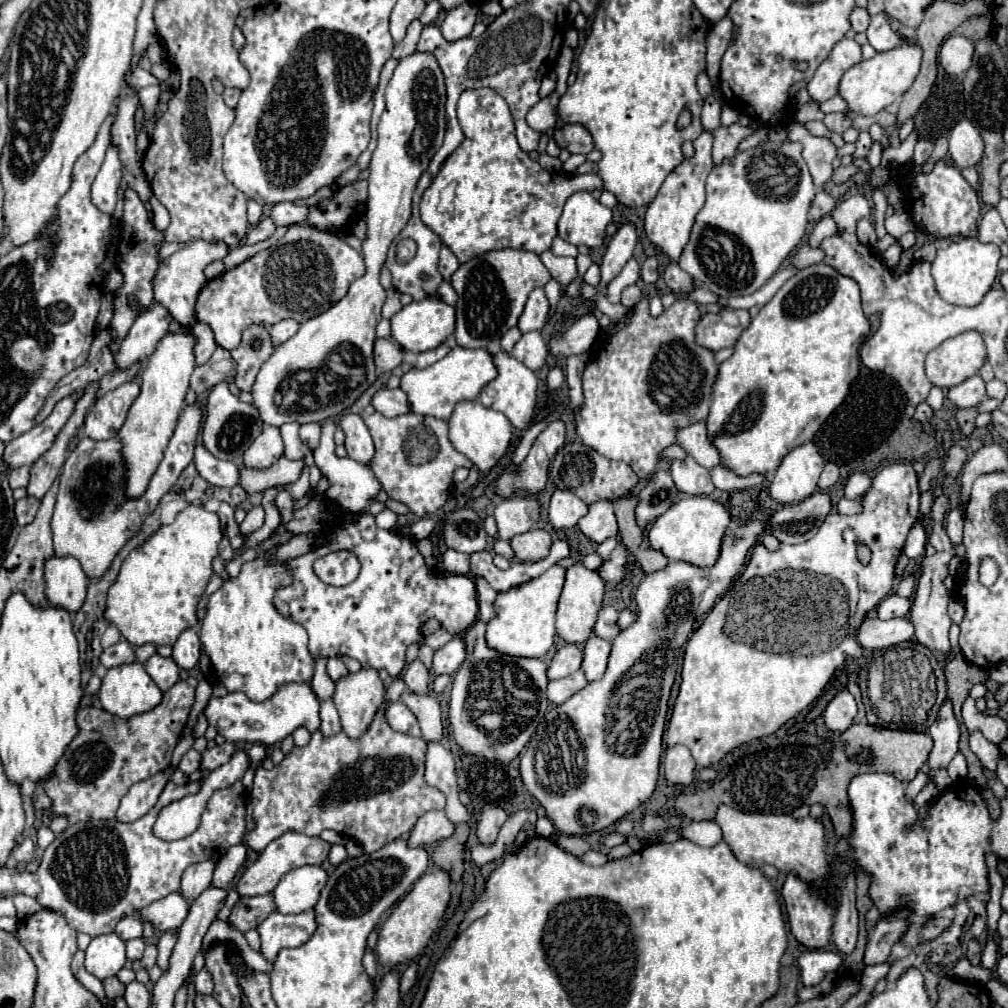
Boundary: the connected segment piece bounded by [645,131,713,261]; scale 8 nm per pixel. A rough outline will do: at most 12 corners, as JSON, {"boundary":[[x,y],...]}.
{"boundary":[[713,133],[675,167],[645,213],[645,235],[679,261],[713,169]]}

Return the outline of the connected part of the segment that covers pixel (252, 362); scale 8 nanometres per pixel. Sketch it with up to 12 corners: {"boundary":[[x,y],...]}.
{"boundary":[[249,325],[237,361],[235,385],[251,391],[261,365],[275,345],[265,325]]}

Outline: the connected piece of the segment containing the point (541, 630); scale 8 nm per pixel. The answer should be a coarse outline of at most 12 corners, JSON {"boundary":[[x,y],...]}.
{"boundary":[[565,569],[497,595],[487,643],[545,657]]}

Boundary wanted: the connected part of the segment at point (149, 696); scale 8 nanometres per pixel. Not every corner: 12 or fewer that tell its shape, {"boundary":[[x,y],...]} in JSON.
{"boundary":[[143,663],[107,671],[105,711],[129,719],[157,707],[163,693]]}

